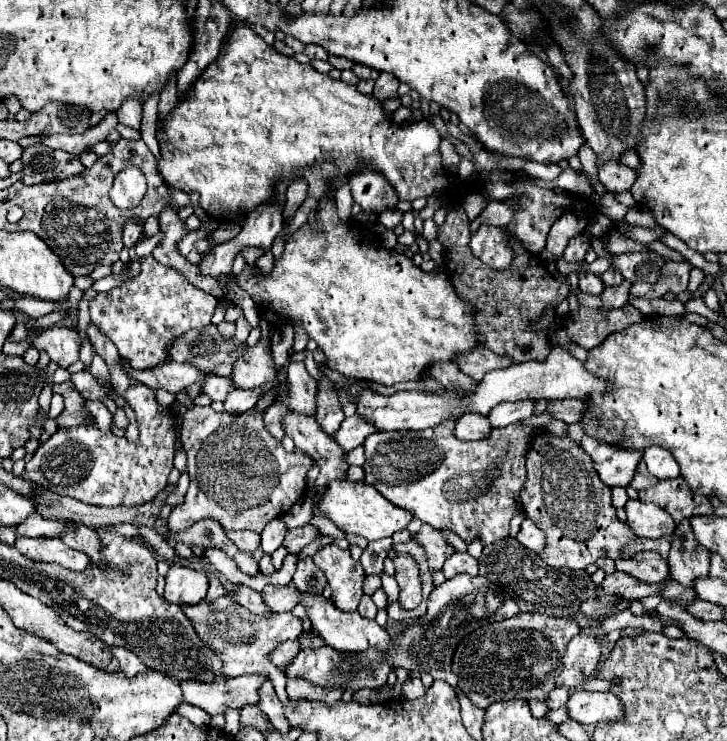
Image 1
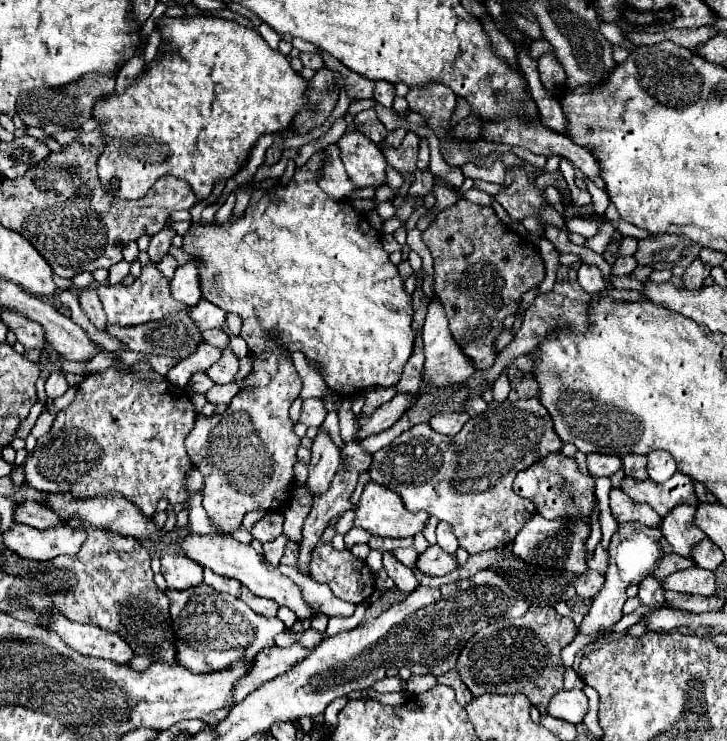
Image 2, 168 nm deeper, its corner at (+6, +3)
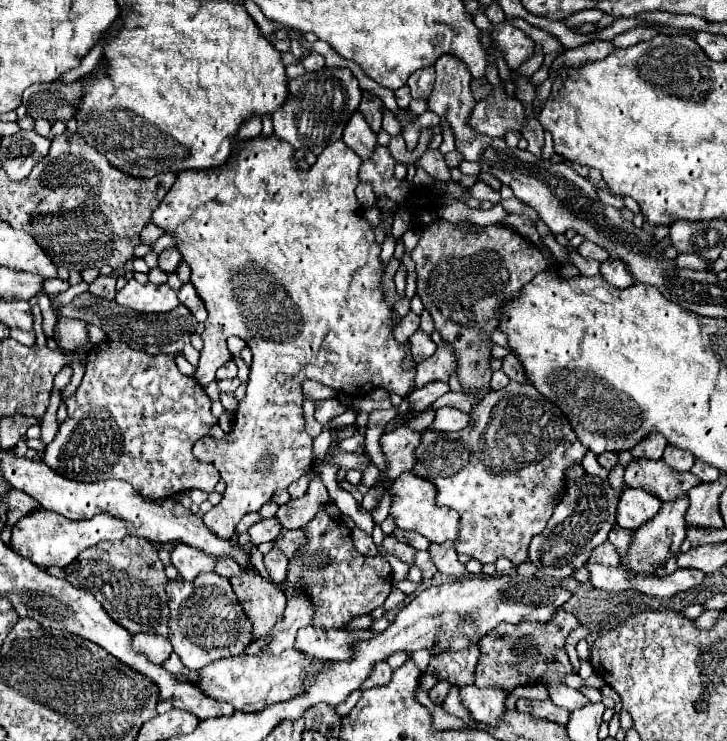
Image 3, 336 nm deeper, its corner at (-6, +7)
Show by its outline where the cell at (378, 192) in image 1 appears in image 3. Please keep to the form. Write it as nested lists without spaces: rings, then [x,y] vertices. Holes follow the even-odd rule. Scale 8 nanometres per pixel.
[[[356,111],[346,129],[344,129],[344,137],[342,141],[362,159],[366,161],[368,157],[372,157],[374,149],[378,147],[378,141],[376,141],[376,133],[370,129],[370,125],[364,121],[364,117],[360,115],[360,111]]]

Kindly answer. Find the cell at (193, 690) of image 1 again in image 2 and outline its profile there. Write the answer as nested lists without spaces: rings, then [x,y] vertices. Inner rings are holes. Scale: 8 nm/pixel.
[[[294,643],[286,649],[280,649],[280,647],[262,649],[256,655],[256,661],[254,661],[252,669],[248,671],[248,675],[236,683],[236,689],[234,689],[236,703],[240,703],[248,693],[256,691],[262,683],[266,683],[266,681],[286,673],[288,669],[292,669],[298,661],[308,657],[308,653],[312,653],[312,649],[302,647],[300,643]]]

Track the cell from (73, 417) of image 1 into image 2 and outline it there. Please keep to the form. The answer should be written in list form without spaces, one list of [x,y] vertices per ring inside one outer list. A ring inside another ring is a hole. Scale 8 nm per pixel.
[[[52,373],[48,377],[48,381],[46,381],[46,395],[50,399],[56,399],[56,397],[64,395],[66,389],[68,389],[68,381],[66,381],[66,377],[62,373]]]

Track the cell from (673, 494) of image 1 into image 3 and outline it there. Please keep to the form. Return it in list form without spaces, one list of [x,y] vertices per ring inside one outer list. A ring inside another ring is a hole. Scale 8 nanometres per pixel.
[[[634,459],[626,467],[624,481],[628,487],[646,489],[660,501],[676,501],[684,497],[692,487],[702,483],[692,473],[674,471],[666,467],[664,461],[650,461],[650,459]]]

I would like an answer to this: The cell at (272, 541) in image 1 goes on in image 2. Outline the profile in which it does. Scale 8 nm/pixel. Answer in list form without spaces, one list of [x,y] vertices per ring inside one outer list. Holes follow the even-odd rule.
[[[266,513],[260,521],[256,521],[252,525],[250,533],[260,543],[274,541],[282,533],[282,523],[284,523],[284,515],[282,513]]]

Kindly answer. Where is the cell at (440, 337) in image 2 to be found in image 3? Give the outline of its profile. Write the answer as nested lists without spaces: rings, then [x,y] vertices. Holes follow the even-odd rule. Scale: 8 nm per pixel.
[[[442,341],[442,345],[436,349],[436,353],[430,359],[416,365],[414,387],[424,387],[426,383],[432,381],[448,383],[450,375],[456,373],[456,369],[458,369],[458,361],[454,355],[454,347],[450,345],[450,341]]]

